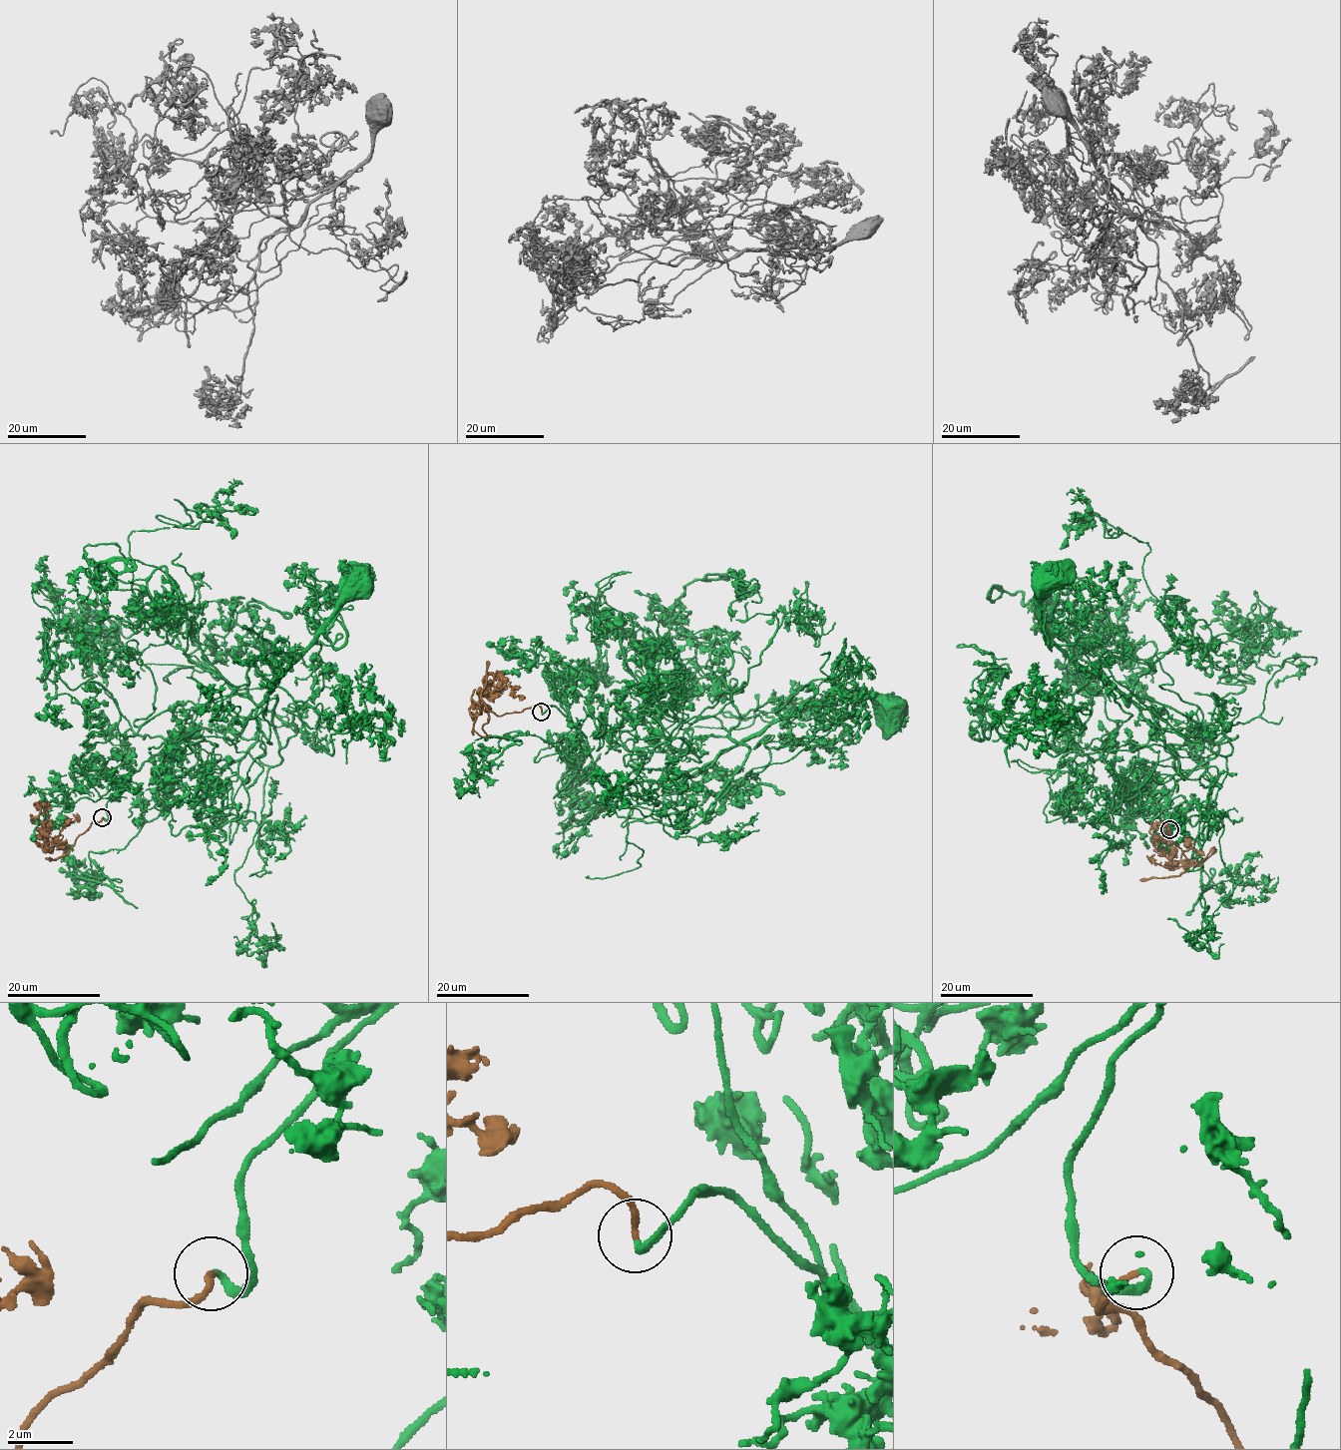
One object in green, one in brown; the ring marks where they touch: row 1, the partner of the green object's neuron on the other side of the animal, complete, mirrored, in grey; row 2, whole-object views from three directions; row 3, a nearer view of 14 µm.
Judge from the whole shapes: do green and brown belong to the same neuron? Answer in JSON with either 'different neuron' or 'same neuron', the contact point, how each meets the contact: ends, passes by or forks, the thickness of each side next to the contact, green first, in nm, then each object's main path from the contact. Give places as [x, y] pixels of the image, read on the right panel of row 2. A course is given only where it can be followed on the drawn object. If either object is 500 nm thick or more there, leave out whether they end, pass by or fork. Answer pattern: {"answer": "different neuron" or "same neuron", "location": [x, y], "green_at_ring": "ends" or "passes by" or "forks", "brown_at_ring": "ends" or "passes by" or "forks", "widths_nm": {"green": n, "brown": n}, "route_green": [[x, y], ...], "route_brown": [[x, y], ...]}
{"answer": "same neuron", "location": [1169, 829], "green_at_ring": "ends", "brown_at_ring": "ends", "widths_nm": {"green": 200, "brown": 200}, "route_green": [[1169, 829], [1161, 827], [1164, 802], [1218, 744], [1186, 736], [1067, 657], [1039, 612], [1051, 583]], "route_brown": [[1169, 829], [1186, 868], [1214, 848], [1211, 854], [1197, 866], [1173, 861], [1155, 846], [1149, 823]]}

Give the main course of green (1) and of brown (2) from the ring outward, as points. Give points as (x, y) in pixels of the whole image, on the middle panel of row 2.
1: (542, 713), (566, 716), (611, 788), (680, 783), (836, 693), (865, 693), (890, 715)
2: (542, 713), (538, 705), (499, 716), (489, 712), (482, 727), (486, 736), (474, 730), (481, 693), (497, 671)

